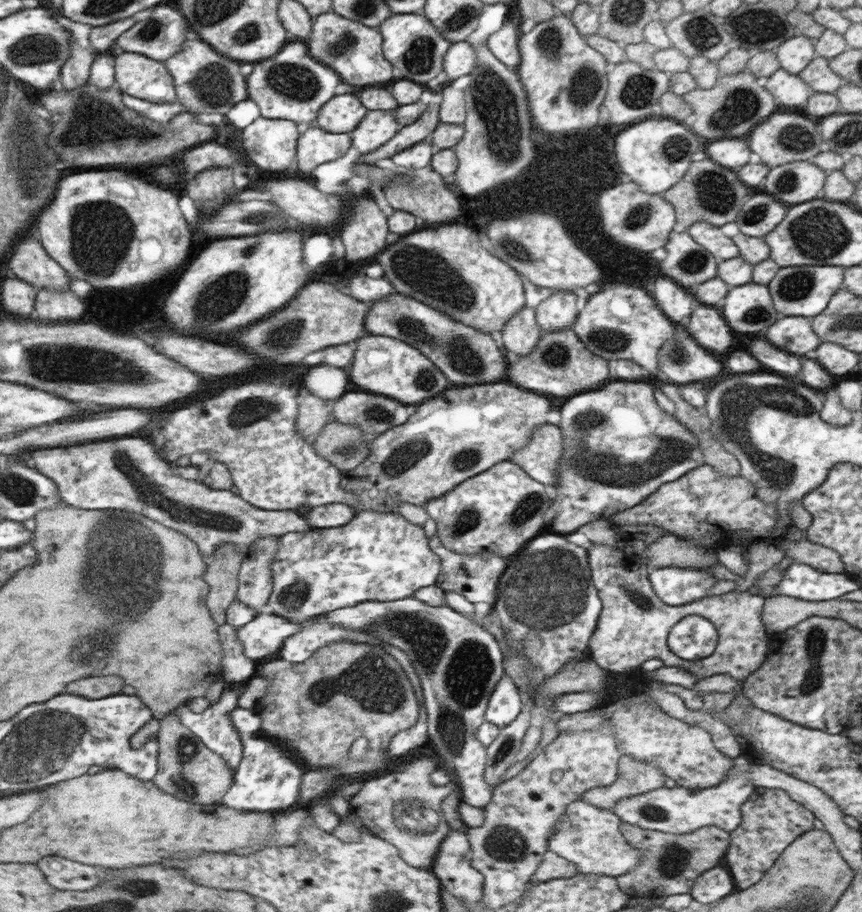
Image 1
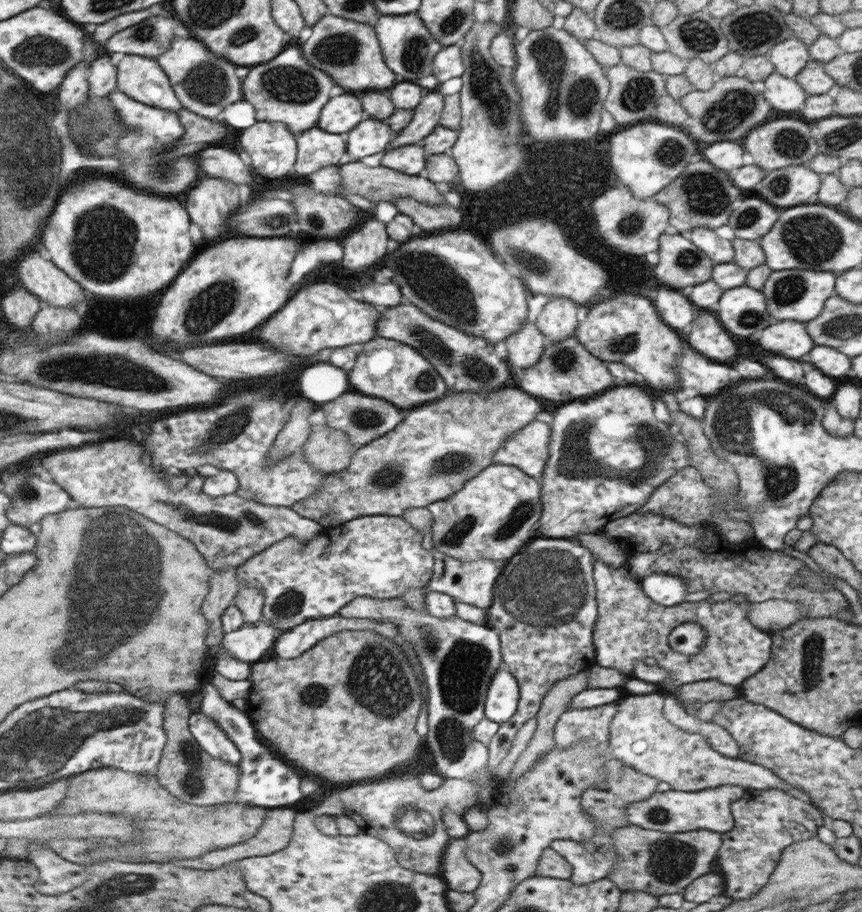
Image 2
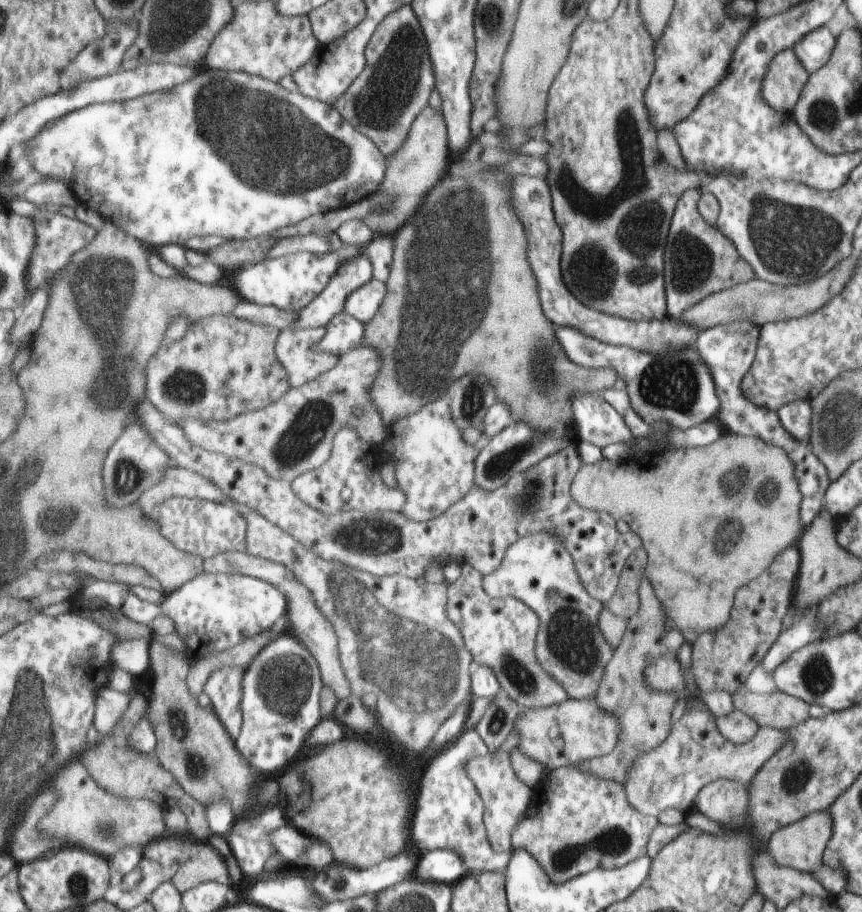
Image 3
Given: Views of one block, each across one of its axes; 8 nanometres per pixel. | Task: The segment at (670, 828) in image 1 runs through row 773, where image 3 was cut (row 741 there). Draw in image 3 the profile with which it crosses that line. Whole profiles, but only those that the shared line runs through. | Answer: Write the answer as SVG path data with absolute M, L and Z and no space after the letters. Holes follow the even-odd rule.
M737 709L731 710L725 716L711 716L711 718L715 722L717 732L731 744L743 744L751 740L759 727L755 720Z

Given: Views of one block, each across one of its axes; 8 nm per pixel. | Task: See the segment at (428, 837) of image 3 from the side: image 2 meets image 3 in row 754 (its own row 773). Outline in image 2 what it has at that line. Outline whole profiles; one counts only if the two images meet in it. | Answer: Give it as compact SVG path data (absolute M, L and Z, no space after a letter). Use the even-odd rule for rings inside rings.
M357 596L338 613L345 618L364 618L387 621L398 626L400 635L413 645L419 660L423 680L427 684L426 745L433 754L435 772L443 779L469 779L479 785L480 806L492 803L490 786L482 786L487 767L488 748L475 739L472 729L484 717L484 698L492 674L499 667L499 642L497 634L483 624L467 622L452 616L437 618L424 610L411 610L397 599L381 600L371 596Z

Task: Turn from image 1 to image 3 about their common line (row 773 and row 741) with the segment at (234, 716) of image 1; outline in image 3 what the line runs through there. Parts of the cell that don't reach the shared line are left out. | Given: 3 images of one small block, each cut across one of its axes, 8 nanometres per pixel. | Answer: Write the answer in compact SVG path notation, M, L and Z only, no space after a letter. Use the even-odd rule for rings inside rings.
M283 631L268 644L248 666L243 680L241 708L244 725L237 738L236 747L257 772L273 774L283 770L295 758L307 736L322 721L322 672L317 658L309 648L290 631Z

